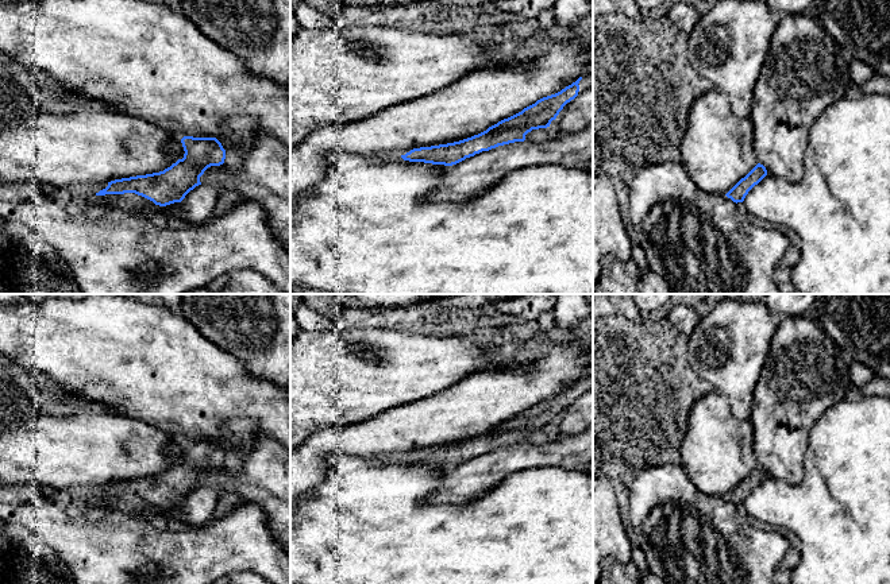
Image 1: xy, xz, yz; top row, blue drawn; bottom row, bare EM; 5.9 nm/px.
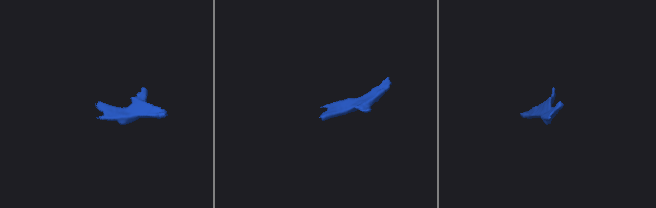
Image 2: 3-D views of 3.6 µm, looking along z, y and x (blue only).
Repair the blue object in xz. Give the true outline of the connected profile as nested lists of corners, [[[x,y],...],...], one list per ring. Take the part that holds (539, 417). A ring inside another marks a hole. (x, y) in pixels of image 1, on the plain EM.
[[[593,363],[587,368],[585,378],[571,387],[555,397],[538,402],[535,406],[498,424],[486,433],[454,445],[413,450],[401,457],[401,460],[409,464],[452,468],[482,453],[515,444],[524,444],[525,437],[532,432],[550,429],[566,406],[592,388]]]

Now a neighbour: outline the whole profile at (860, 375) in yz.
[[[848,361],[848,367],[852,383],[858,387],[867,384],[874,376],[874,372],[864,364]]]

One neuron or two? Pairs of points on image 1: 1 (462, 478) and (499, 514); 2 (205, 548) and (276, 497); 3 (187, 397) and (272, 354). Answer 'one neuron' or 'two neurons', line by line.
1: two neurons
2: two neurons
3: two neurons

